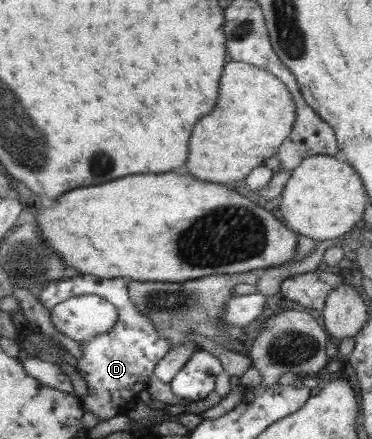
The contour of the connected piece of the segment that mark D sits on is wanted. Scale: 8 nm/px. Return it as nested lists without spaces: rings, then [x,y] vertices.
[[[78,275],[48,282],[36,293],[39,302],[49,313],[55,305],[70,299],[73,295],[99,295],[117,309],[118,317],[111,331],[99,333],[92,339],[78,341],[82,358],[78,360],[76,371],[87,381],[88,385],[87,395],[79,398],[80,407],[84,411],[94,413],[100,421],[124,413],[130,401],[135,399],[141,391],[148,389],[156,364],[171,349],[170,342],[158,333],[149,317],[140,313],[130,301],[127,281],[119,277],[101,278],[95,275]]]

